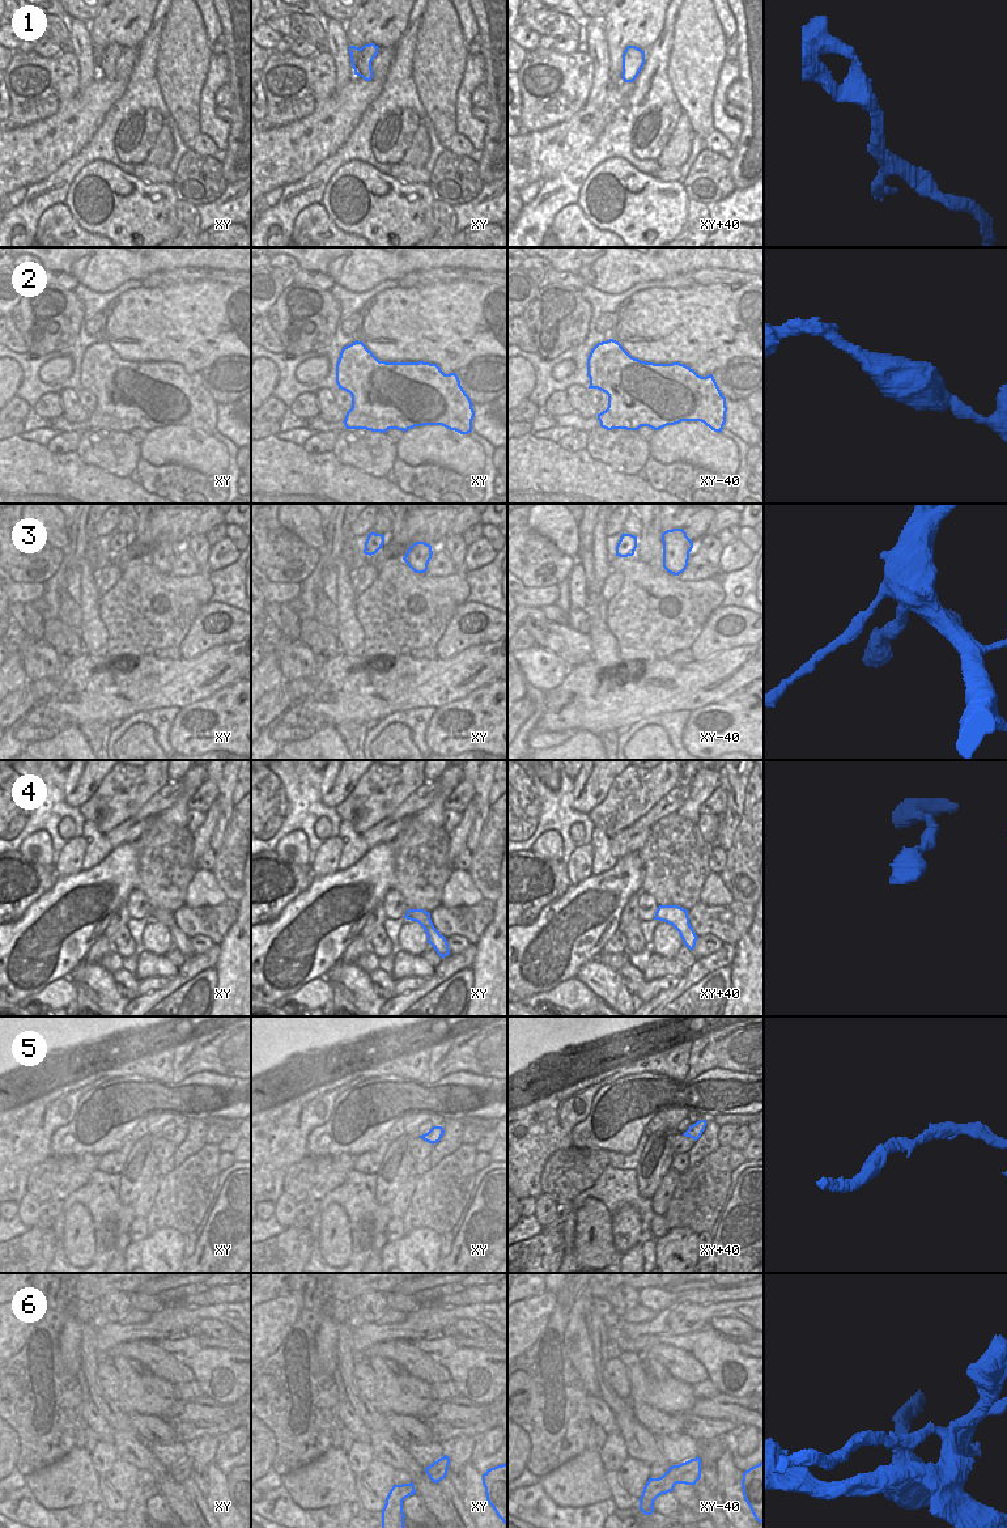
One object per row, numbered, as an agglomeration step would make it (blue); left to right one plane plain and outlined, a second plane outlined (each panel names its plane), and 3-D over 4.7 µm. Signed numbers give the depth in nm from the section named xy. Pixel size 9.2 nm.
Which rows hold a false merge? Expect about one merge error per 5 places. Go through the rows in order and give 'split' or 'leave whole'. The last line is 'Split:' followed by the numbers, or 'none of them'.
1: leave whole
2: leave whole
3: leave whole
4: leave whole
5: leave whole
6: split
Split: 6

